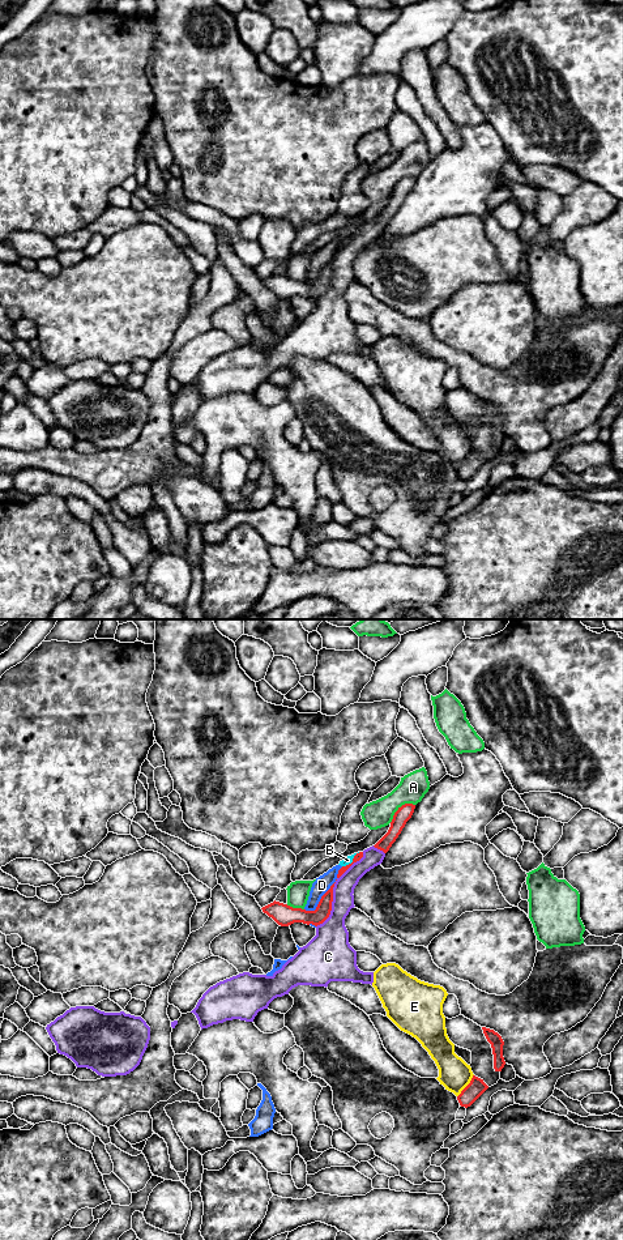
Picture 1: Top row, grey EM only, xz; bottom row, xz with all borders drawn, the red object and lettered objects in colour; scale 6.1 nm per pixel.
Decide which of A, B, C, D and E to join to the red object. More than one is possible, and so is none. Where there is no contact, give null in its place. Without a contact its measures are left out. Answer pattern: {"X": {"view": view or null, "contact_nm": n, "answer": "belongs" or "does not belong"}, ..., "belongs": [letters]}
{"A": {"view": "xz", "contact_nm": 200, "answer": "does not belong"}, "B": {"view": "xz", "contact_nm": 140, "answer": "does not belong"}, "C": {"view": "xz", "contact_nm": 550, "answer": "does not belong"}, "D": {"view": "xz", "contact_nm": 360, "answer": "does not belong"}, "E": {"view": "xz", "contact_nm": 170, "answer": "does not belong"}, "belongs": []}

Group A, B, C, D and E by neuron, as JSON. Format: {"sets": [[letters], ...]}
{"sets": [["A"], ["B", "D"], ["C"], ["E"]]}

